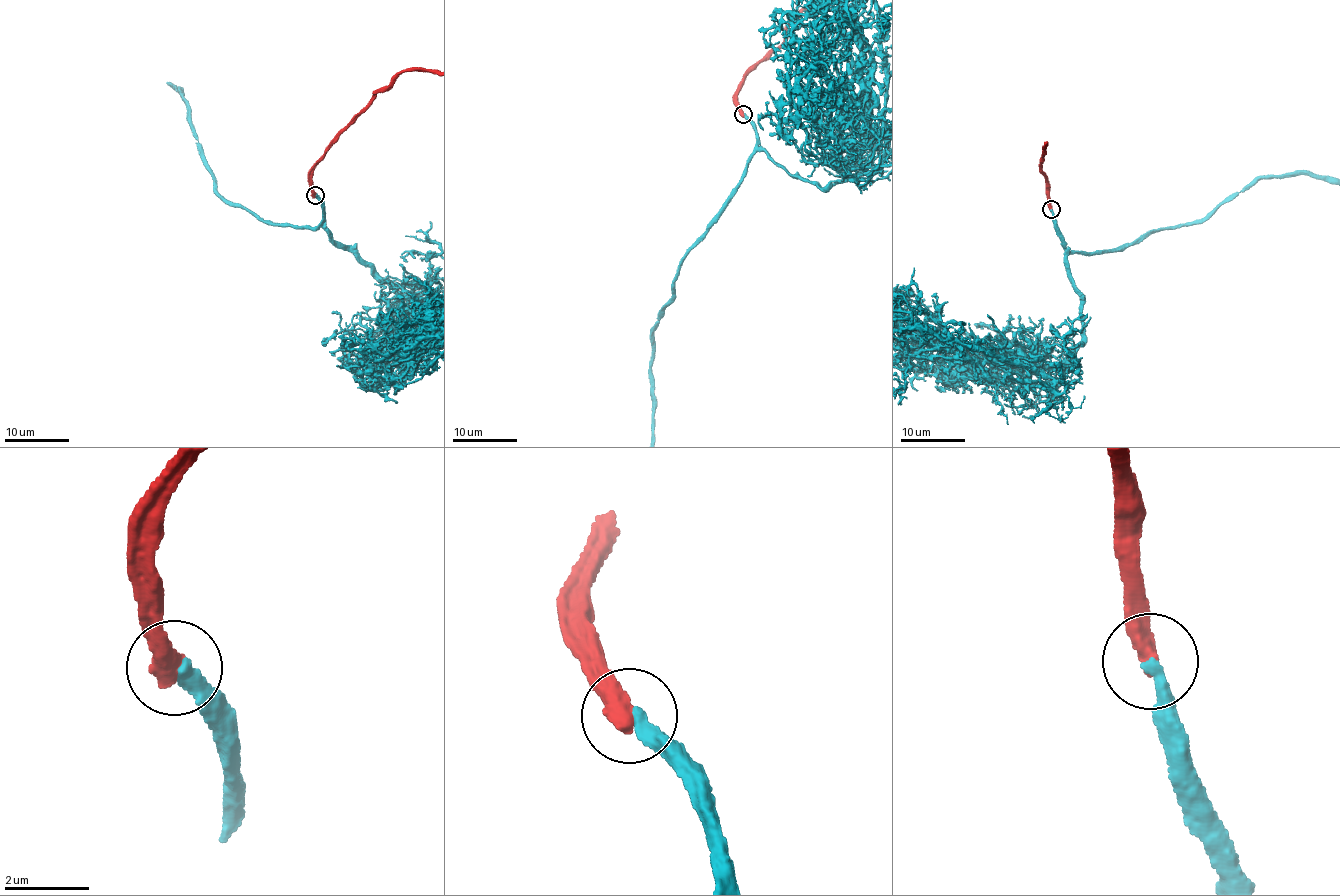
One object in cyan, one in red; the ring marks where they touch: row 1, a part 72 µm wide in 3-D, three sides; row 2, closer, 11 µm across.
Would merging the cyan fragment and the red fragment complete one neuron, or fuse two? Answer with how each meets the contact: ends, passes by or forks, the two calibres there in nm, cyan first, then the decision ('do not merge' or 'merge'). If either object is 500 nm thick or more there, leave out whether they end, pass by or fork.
calibres 360 and 500 nm; merge

